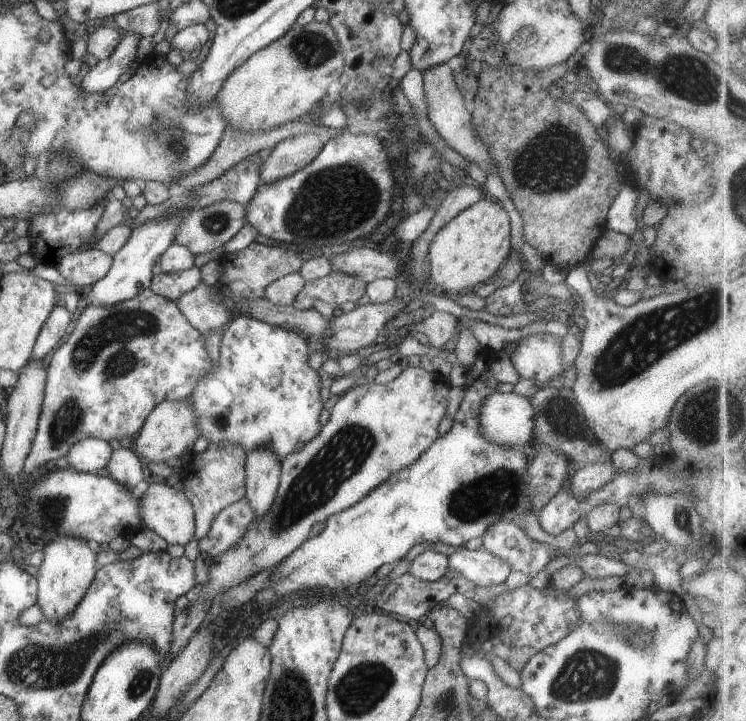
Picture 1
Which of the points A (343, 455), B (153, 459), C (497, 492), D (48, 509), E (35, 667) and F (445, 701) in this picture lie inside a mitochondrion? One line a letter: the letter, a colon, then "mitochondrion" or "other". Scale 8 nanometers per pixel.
A: mitochondrion
B: other
C: mitochondrion
D: mitochondrion
E: mitochondrion
F: mitochondrion

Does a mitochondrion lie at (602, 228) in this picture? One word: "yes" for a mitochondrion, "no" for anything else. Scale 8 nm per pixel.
no

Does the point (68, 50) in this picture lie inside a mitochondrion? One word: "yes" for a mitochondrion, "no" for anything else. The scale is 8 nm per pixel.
no

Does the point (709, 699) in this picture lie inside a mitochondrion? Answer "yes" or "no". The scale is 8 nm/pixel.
no

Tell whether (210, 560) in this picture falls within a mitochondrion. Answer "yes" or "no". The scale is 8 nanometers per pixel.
no

